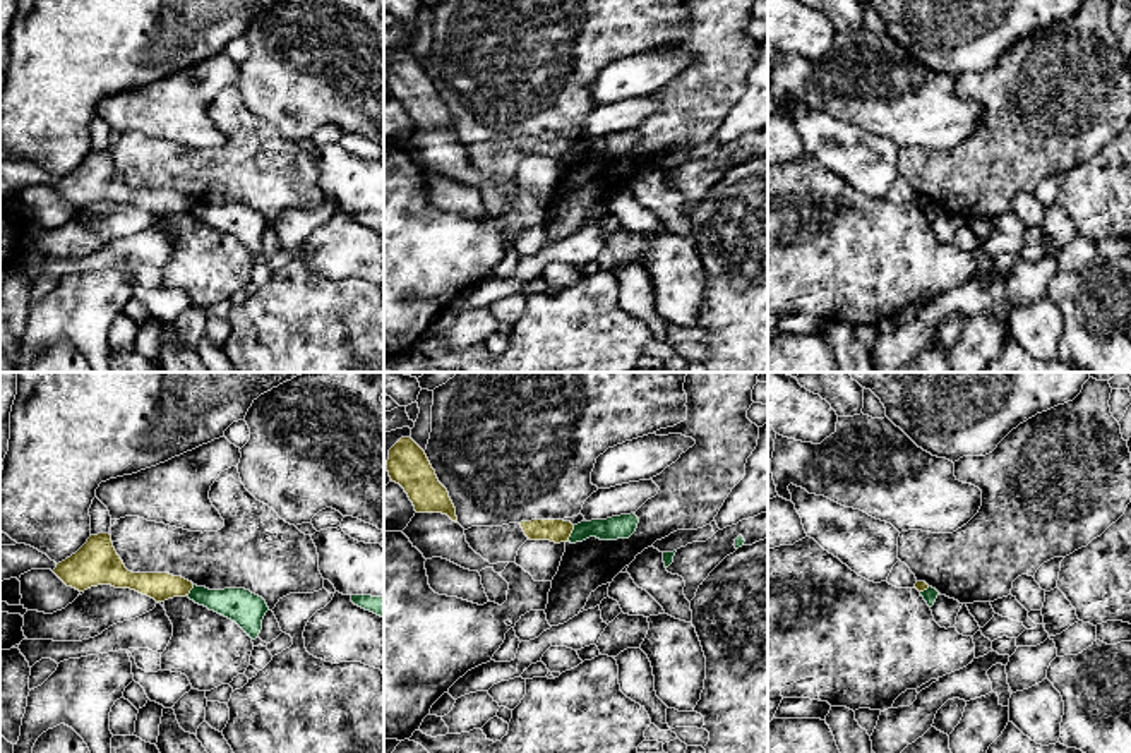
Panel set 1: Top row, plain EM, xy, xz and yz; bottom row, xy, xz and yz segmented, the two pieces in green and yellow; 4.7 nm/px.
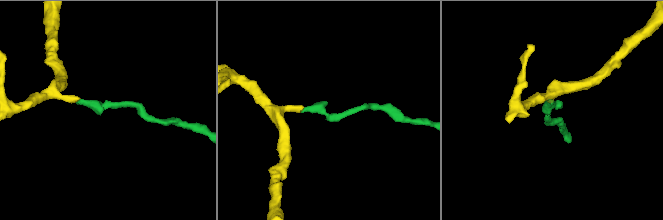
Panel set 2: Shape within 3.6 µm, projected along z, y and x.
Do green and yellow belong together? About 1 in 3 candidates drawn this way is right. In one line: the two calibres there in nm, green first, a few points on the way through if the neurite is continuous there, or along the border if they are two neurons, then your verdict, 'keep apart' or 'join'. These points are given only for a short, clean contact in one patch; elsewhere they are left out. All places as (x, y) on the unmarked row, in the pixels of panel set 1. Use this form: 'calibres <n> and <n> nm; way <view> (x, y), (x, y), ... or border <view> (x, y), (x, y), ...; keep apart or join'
calibres 110 and 110 nm; border xz (574, 141), (566, 156); keep apart

